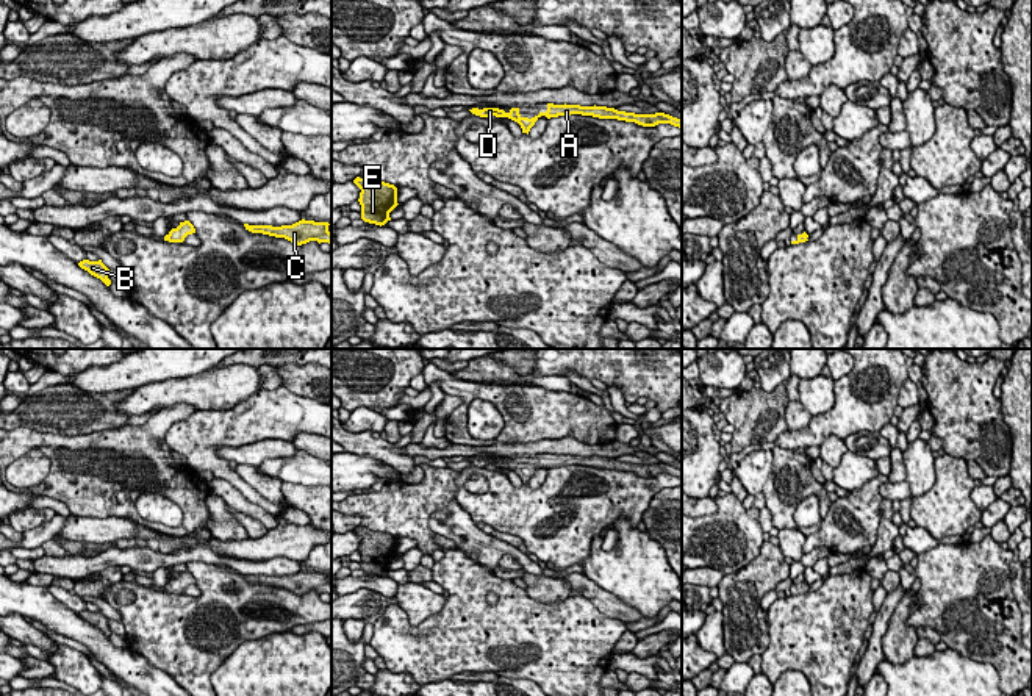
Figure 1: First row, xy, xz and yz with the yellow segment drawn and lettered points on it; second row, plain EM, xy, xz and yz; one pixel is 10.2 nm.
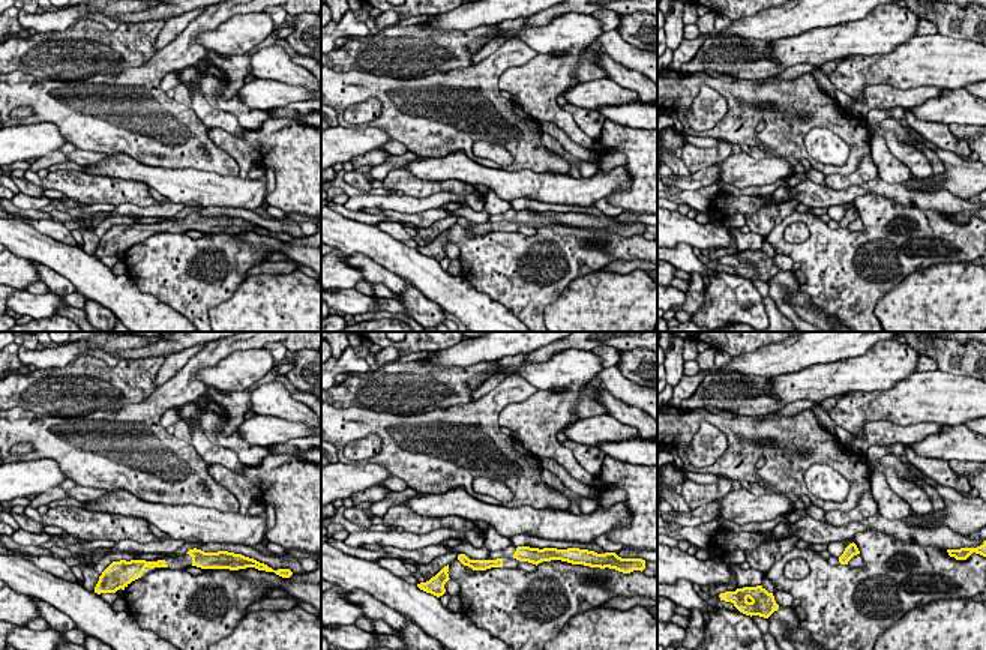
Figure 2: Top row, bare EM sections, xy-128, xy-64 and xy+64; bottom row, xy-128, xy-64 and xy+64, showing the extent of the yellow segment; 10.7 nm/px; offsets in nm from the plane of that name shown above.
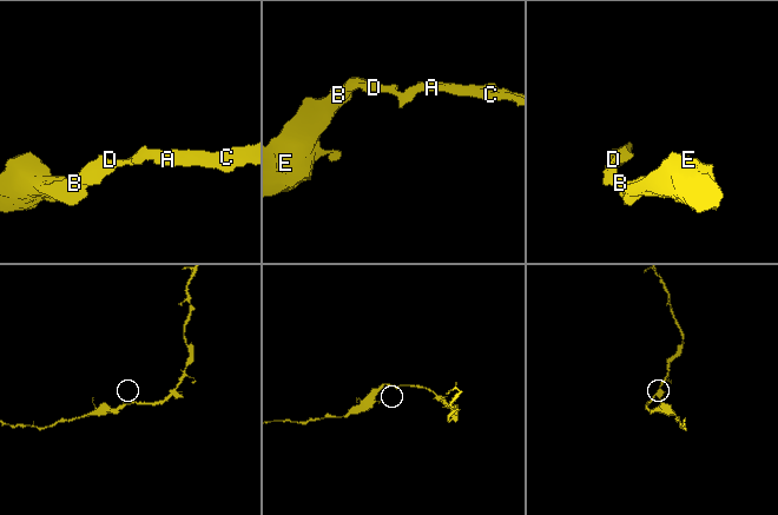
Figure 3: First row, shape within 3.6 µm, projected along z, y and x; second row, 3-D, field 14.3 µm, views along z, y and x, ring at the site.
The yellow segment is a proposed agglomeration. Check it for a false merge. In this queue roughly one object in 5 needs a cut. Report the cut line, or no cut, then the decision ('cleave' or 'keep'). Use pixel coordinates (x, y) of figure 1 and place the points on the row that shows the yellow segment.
cut none; keep

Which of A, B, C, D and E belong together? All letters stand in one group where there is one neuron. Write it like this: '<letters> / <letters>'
A B C D E

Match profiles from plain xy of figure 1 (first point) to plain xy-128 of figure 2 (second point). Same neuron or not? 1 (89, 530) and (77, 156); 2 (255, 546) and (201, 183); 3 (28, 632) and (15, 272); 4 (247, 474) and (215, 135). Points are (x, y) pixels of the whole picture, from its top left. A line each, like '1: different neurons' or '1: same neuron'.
1: different neurons
2: same neuron
3: different neurons
4: different neurons

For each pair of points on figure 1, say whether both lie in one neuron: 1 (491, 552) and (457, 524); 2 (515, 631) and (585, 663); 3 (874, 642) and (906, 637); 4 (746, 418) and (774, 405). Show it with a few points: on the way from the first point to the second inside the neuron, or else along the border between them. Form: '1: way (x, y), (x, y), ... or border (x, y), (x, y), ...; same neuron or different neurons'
1: way (483, 548), (465, 532); same neuron
2: way (532, 640), (558, 645), (568, 651); same neuron
3: border (896, 606), (882, 638), (884, 657); different neurons
4: way (752, 416), (760, 416), (768, 408); same neuron

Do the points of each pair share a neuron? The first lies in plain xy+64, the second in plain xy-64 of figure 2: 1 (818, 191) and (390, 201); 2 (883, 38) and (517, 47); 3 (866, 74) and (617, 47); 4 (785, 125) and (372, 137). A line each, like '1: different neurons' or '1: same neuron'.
1: same neuron
2: different neurons
3: same neuron
4: different neurons

